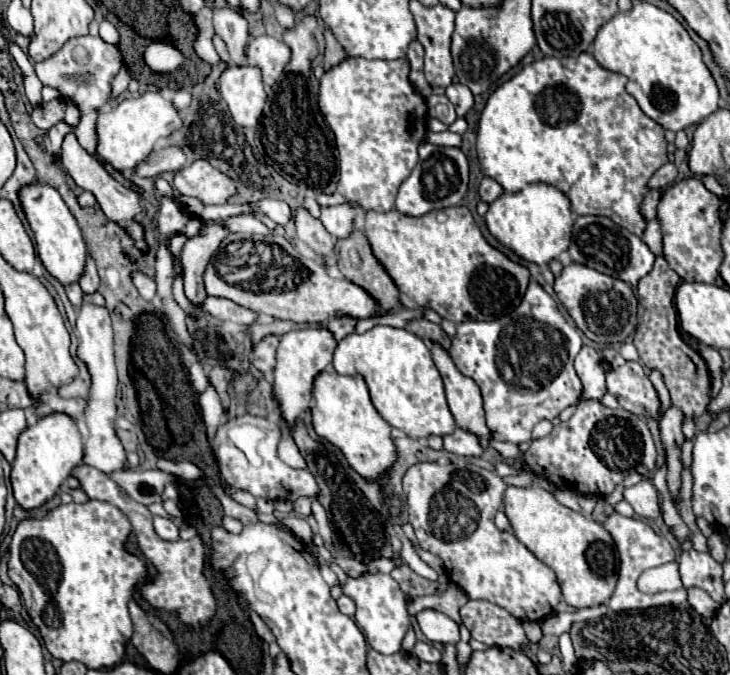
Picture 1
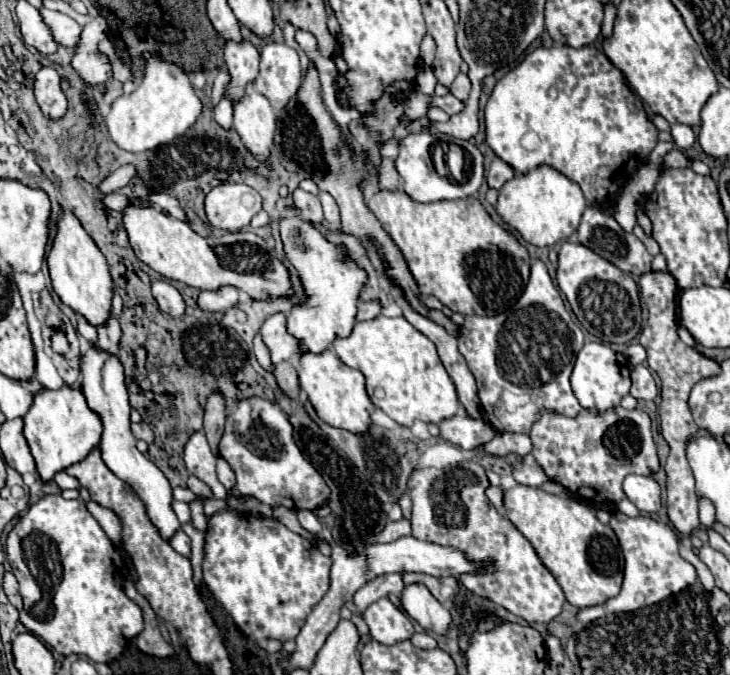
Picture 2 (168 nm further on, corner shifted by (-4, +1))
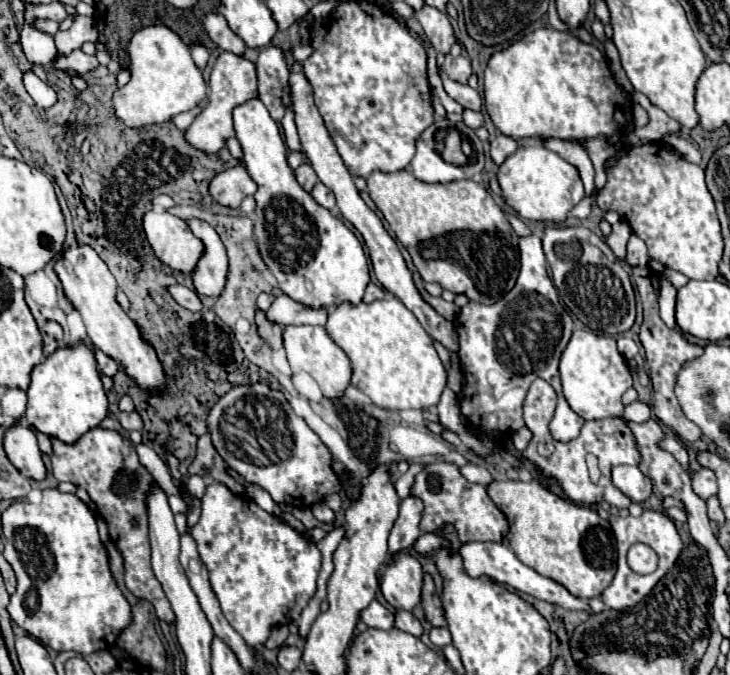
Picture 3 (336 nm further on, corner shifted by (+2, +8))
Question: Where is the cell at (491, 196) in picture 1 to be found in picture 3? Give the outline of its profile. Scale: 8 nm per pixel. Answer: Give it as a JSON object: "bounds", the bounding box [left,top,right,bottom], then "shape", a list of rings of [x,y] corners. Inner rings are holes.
{"bounds":[491,135,519,165],"shape":[[[497,135],[493,141],[491,141],[491,159],[501,165],[515,149],[519,147],[519,143],[515,139],[509,139],[507,135]]]}

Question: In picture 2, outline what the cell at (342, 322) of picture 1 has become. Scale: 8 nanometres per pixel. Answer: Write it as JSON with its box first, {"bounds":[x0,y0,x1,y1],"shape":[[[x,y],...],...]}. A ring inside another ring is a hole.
{"bounds":[357,300,381,322],"shape":[[[371,300],[371,302],[361,302],[359,304],[359,310],[357,310],[357,322],[363,322],[363,320],[371,320],[379,314],[381,310],[381,304]]]}

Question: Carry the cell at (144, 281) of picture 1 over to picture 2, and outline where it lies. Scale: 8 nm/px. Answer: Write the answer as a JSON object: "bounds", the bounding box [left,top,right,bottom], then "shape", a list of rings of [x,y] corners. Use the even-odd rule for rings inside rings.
{"bounds":[153,280,185,316],"shape":[[[163,280],[153,282],[153,298],[157,300],[163,312],[169,312],[173,316],[183,316],[185,302],[181,294],[177,292],[177,288],[173,288],[169,282],[163,282]]]}

